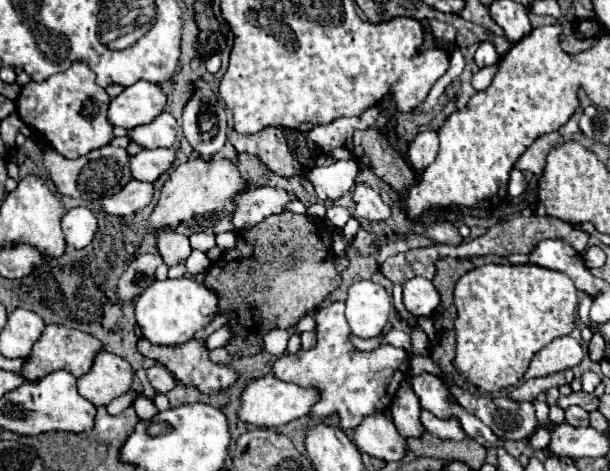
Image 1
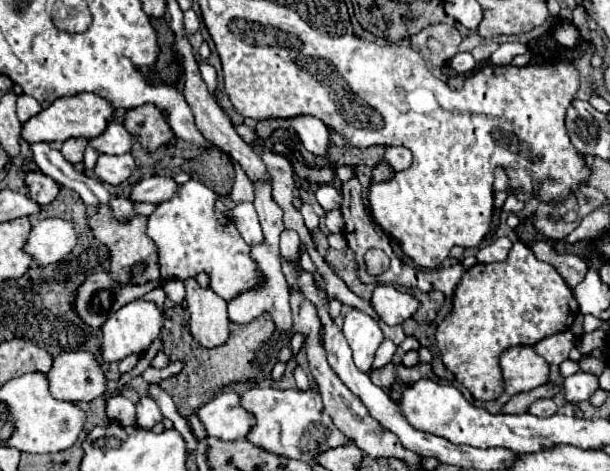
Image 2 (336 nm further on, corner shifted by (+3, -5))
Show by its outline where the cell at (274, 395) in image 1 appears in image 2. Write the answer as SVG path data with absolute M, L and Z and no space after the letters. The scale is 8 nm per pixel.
M235 391L215 395L209 403L199 407L197 415L203 421L207 435L223 441L245 439L255 425L255 415L241 405L241 397Z

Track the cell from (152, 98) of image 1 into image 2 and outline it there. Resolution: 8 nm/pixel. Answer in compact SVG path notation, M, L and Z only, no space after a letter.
M81 93L75 97L61 97L51 107L43 109L39 115L31 117L27 123L23 123L23 139L27 143L51 143L51 141L67 141L71 137L85 137L95 139L105 131L105 127L115 119L115 107L111 101L97 93Z

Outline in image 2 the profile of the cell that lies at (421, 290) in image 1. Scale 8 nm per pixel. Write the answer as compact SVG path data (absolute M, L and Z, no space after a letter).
M377 285L373 291L371 303L377 311L377 315L387 323L387 325L399 325L405 319L413 317L413 313L419 307L419 301L415 295L407 291L399 291L393 285Z

